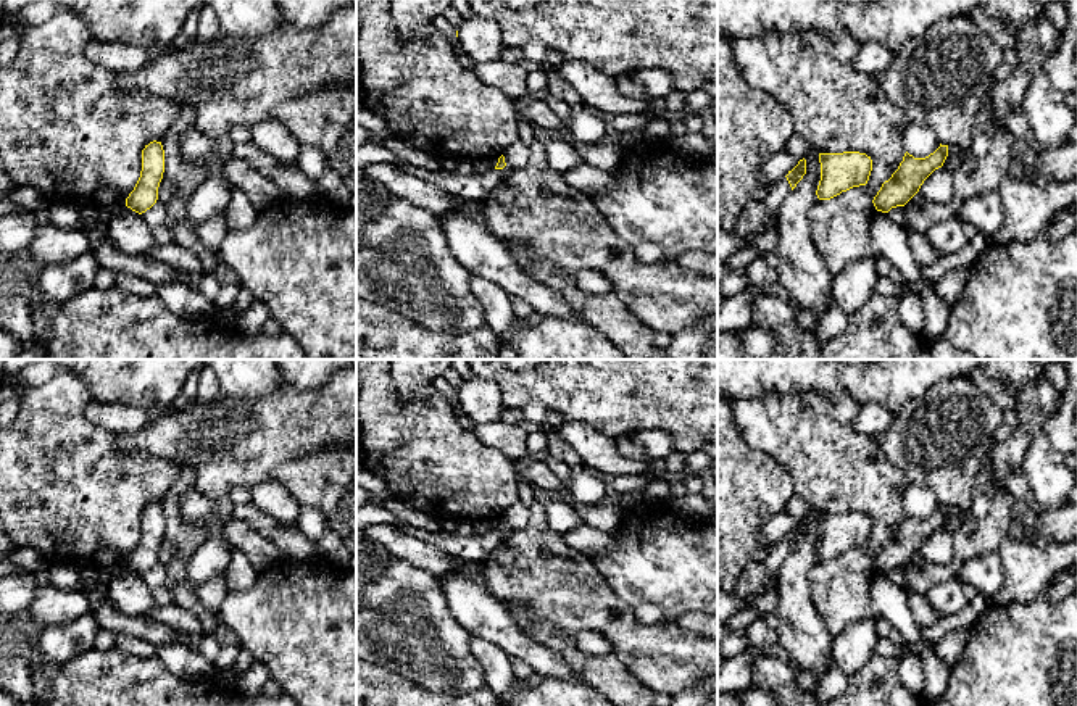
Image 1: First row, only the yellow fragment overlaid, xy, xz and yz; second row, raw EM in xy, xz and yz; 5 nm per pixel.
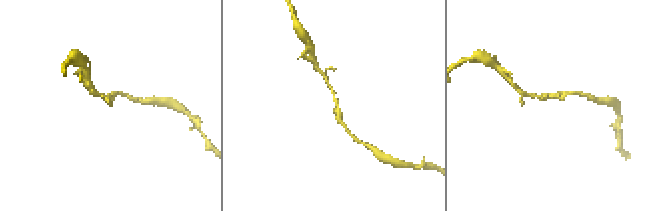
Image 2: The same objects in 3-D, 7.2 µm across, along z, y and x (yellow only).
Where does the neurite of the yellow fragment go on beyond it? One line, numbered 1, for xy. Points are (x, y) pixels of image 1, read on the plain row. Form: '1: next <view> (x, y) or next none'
1: next none

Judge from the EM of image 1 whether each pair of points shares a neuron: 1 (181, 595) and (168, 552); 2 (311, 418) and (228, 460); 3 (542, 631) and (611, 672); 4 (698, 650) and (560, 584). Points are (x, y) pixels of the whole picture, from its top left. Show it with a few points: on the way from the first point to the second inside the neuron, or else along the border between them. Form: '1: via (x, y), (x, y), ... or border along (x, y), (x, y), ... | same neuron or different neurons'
1: via (178, 584), (176, 563) | same neuron
2: via (291, 424), (249, 439) | same neuron
3: via (560, 643), (578, 661), (594, 669) | same neuron
4: via (665, 650), (640, 648), (594, 605) | same neuron

